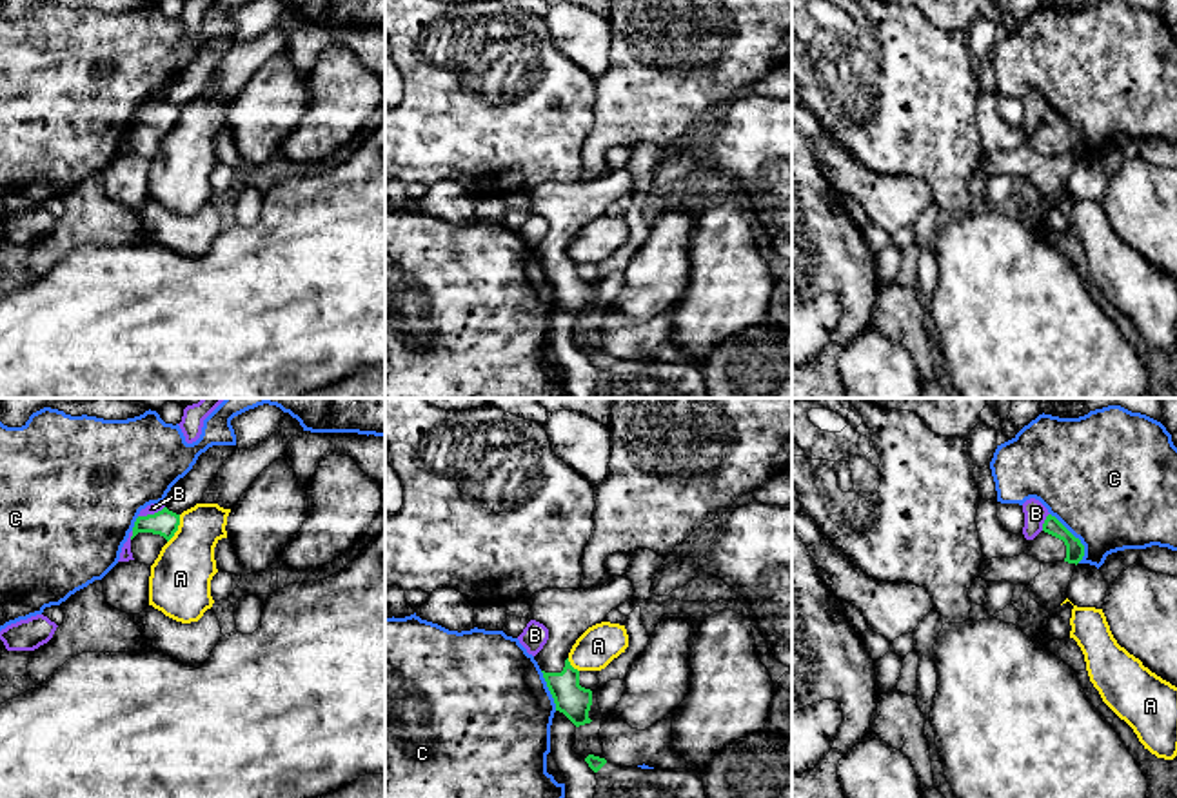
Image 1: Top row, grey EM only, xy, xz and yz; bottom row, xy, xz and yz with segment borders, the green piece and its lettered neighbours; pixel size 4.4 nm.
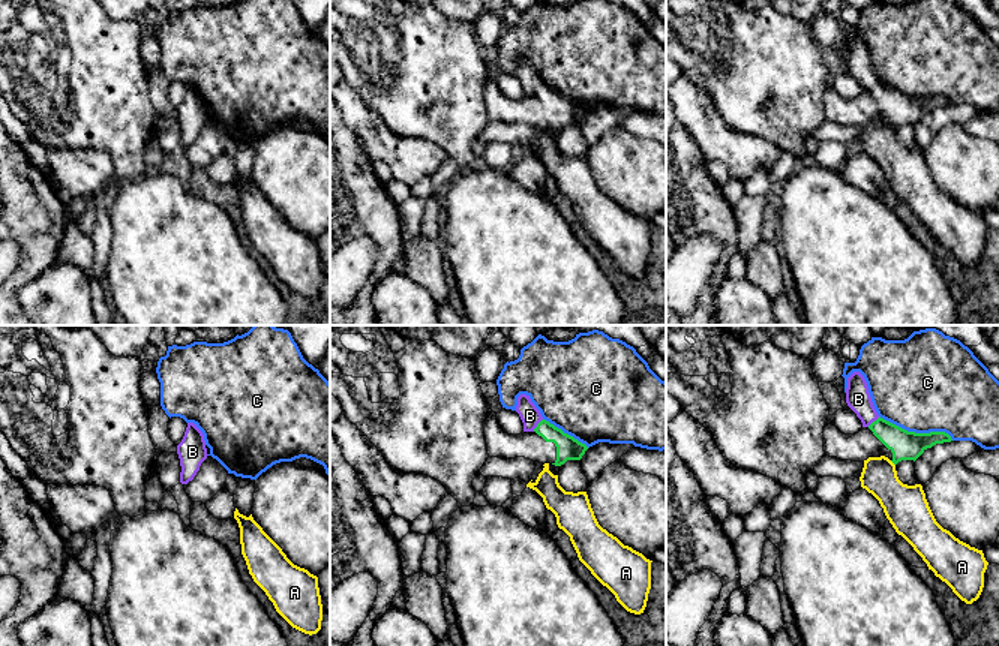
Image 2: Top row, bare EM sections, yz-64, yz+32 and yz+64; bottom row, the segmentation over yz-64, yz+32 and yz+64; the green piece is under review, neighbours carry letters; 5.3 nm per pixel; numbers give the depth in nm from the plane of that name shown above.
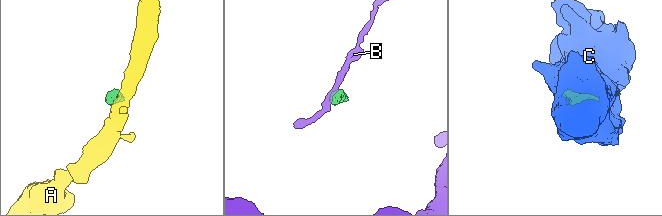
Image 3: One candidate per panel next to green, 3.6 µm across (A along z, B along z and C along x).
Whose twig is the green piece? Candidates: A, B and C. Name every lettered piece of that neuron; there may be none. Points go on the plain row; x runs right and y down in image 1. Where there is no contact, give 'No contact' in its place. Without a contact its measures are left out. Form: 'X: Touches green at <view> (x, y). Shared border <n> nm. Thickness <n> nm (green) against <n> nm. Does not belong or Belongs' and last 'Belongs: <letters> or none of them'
A: Touches green at xy (177, 122). Shared border 140 nm. Thickness 120 nm (green) against 280 nm. Does not belong
B: Touches green at xy (151, 108). Shared border 130 nm. Thickness 120 nm (green) against 50 nm. Does not belong
C: Touches green at yz (1074, 129). Shared border 260 nm. Thickness 80 nm (green) against 500 nm. Does not belong
Belongs: none of them

